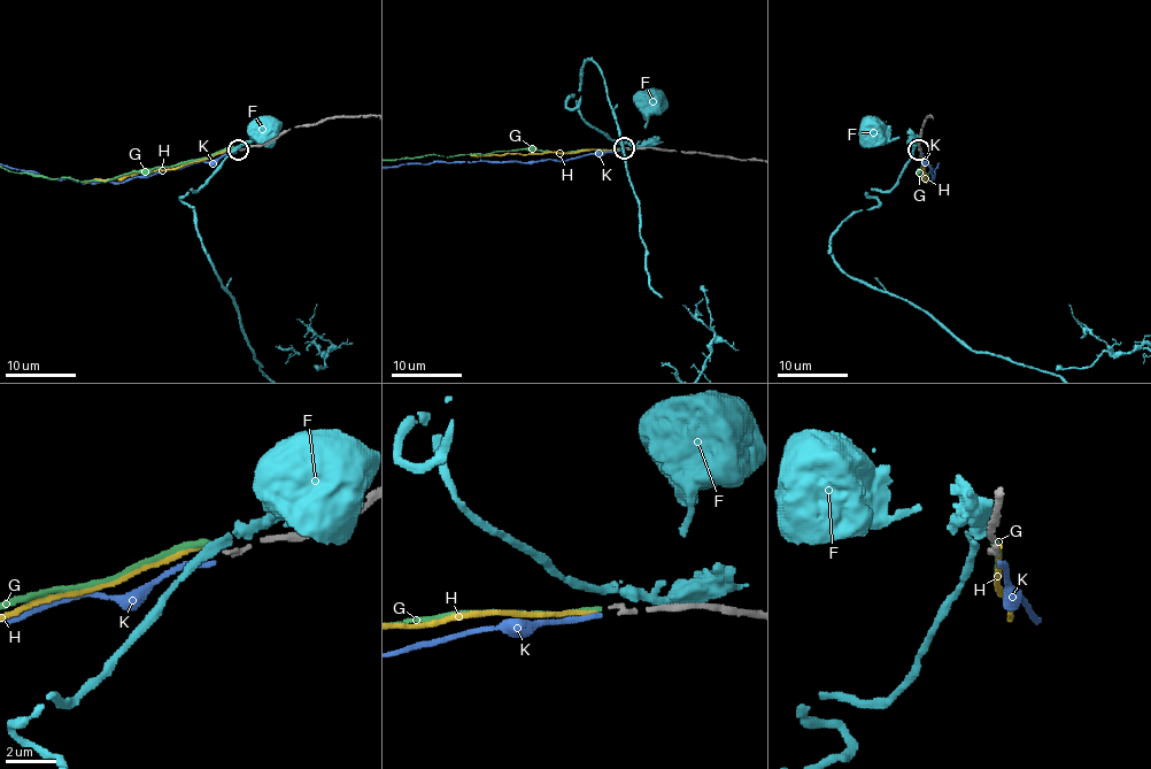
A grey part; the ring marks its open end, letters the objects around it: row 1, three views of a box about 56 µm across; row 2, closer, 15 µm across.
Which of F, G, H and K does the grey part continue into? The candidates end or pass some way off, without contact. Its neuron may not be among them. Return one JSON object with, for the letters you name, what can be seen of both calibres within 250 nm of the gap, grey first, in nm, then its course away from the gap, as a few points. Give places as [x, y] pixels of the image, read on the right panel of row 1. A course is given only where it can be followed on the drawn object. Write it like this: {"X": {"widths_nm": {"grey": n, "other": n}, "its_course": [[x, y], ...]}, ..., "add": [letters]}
{"add": []}

